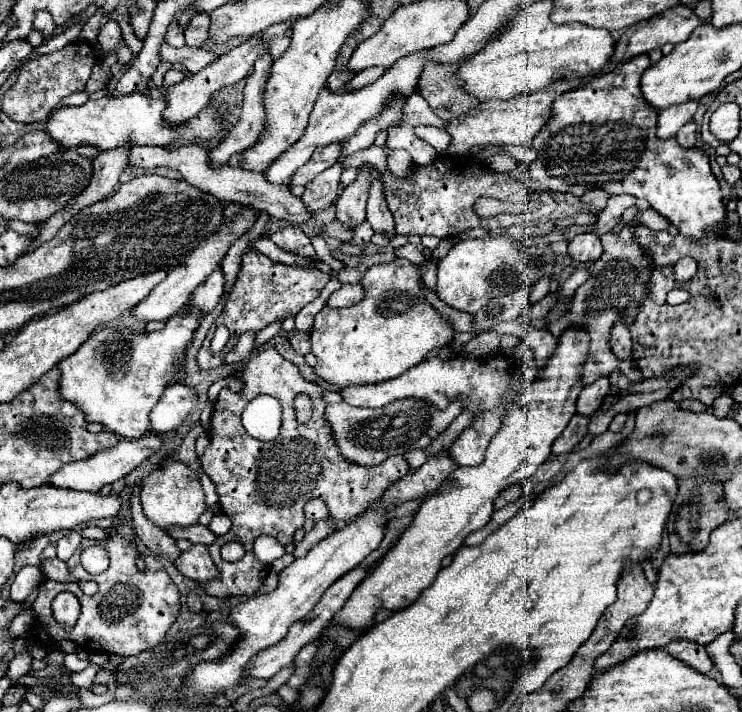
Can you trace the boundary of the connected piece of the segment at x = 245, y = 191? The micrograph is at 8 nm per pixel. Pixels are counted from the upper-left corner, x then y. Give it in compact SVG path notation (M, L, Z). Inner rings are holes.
M133 146L129 152L129 164L137 166L141 170L153 170L159 166L177 170L185 176L185 180L199 188L201 192L209 192L213 196L217 196L223 202L235 202L235 204L247 204L253 206L259 212L267 212L271 218L281 218L293 224L303 224L307 222L313 212L305 206L305 202L297 196L291 194L289 186L277 186L271 182L265 182L263 174L257 172L247 172L241 168L231 168L231 166L221 166L221 168L209 168L209 150L207 146L181 146L177 150L167 150L163 146Z

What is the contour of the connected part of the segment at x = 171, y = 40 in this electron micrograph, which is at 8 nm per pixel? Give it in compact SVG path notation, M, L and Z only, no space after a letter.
M173 24L173 26L169 28L167 36L165 36L165 42L167 42L167 44L171 44L171 46L175 46L175 48L181 48L181 46L185 46L183 30L181 30L177 24Z

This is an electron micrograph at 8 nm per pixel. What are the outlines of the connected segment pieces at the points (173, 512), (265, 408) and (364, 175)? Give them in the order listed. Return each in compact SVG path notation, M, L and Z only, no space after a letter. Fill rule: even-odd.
M173 452L165 454L165 458L161 460L161 466L143 480L141 504L143 504L145 516L161 528L195 524L199 516L205 512L205 496L199 484L199 476L191 470L189 464L181 460L173 460Z
M257 396L243 410L243 426L257 440L273 440L281 426L281 404L273 396Z
M359 168L355 182L349 184L335 202L339 222L347 224L349 228L355 228L365 220L365 204L367 204L369 188L371 188L371 170Z

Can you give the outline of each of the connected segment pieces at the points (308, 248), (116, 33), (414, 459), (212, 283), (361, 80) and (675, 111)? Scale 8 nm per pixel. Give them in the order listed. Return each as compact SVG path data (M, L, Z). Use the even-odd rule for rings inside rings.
M287 226L287 228L279 228L271 234L271 240L285 252L297 254L297 256L309 256L315 258L315 248L311 246L309 236L297 228L297 226Z
M109 20L109 22L105 22L105 24L99 28L97 42L101 44L101 48L103 48L105 52L115 50L119 62L123 62L123 64L129 64L129 62L131 62L133 52L131 52L131 50L127 48L127 44L123 42L121 28L119 28L119 24L117 24L115 20Z
M409 450L405 454L405 460L409 462L409 472L413 472L413 470L417 470L417 468L421 468L425 464L427 454L423 450Z
M215 270L213 276L209 276L205 282L201 282L201 284L195 288L195 292L193 292L191 300L189 300L189 306L201 310L201 314L203 314L203 318L205 318L205 316L219 304L221 296L223 296L221 270Z
M373 66L373 68L365 68L361 72L357 72L357 76L351 80L351 88L361 88L371 84L375 78L379 78L381 74L387 72L387 66Z
M689 100L689 102L683 102L679 106L669 106L665 110L659 112L659 124L657 124L657 136L659 138L673 138L679 128L693 118L695 110L697 110L697 104L699 100Z

